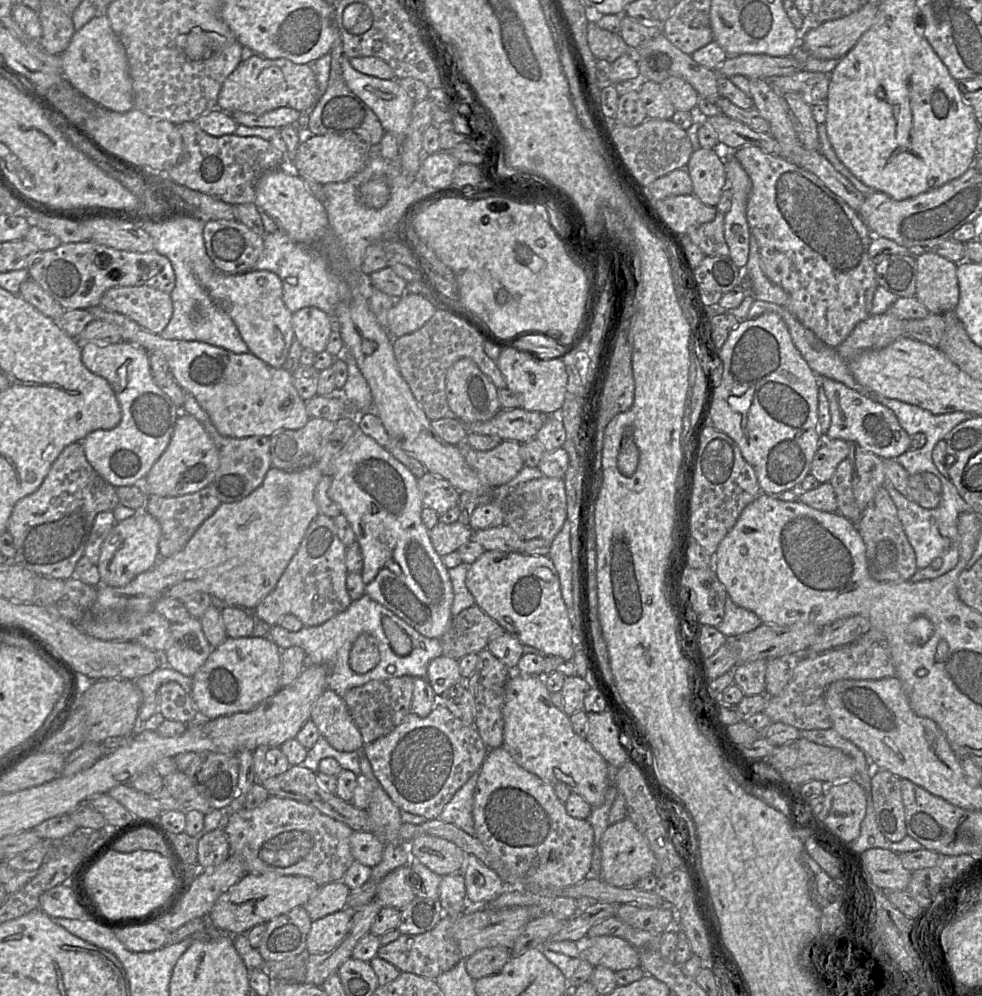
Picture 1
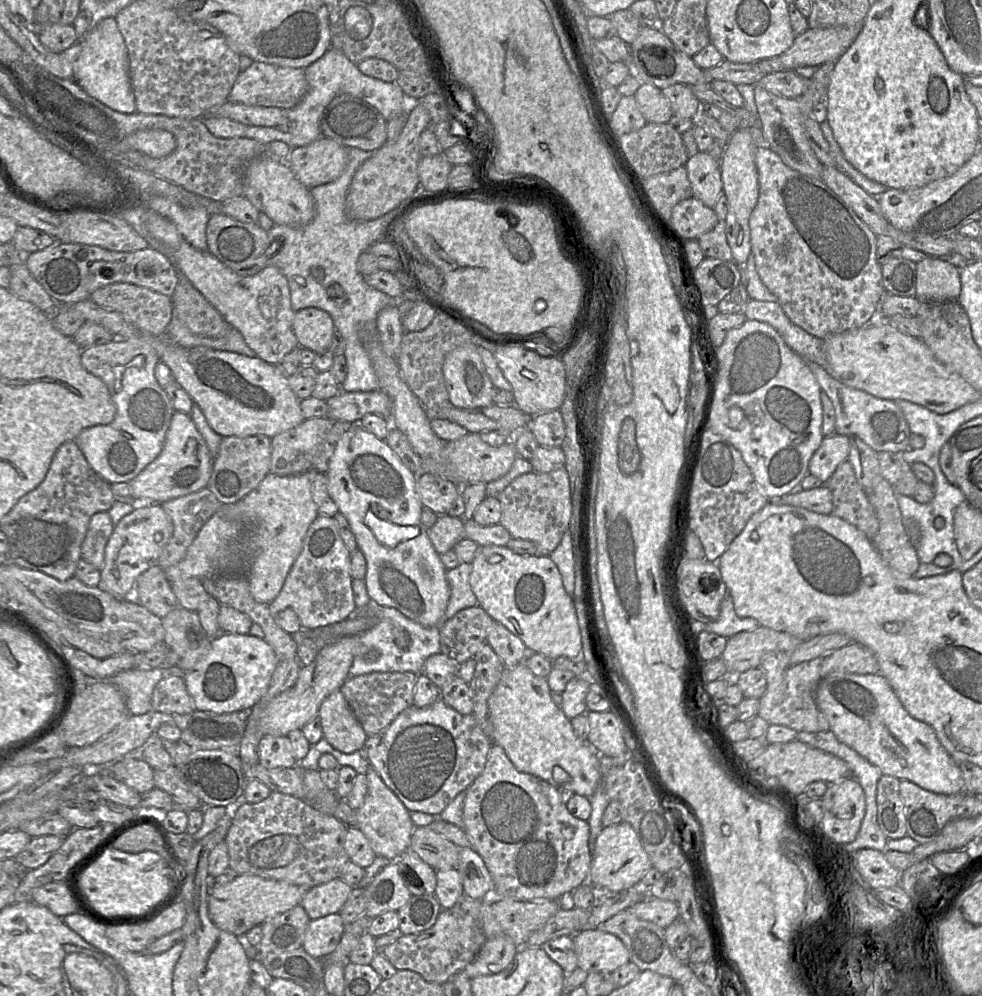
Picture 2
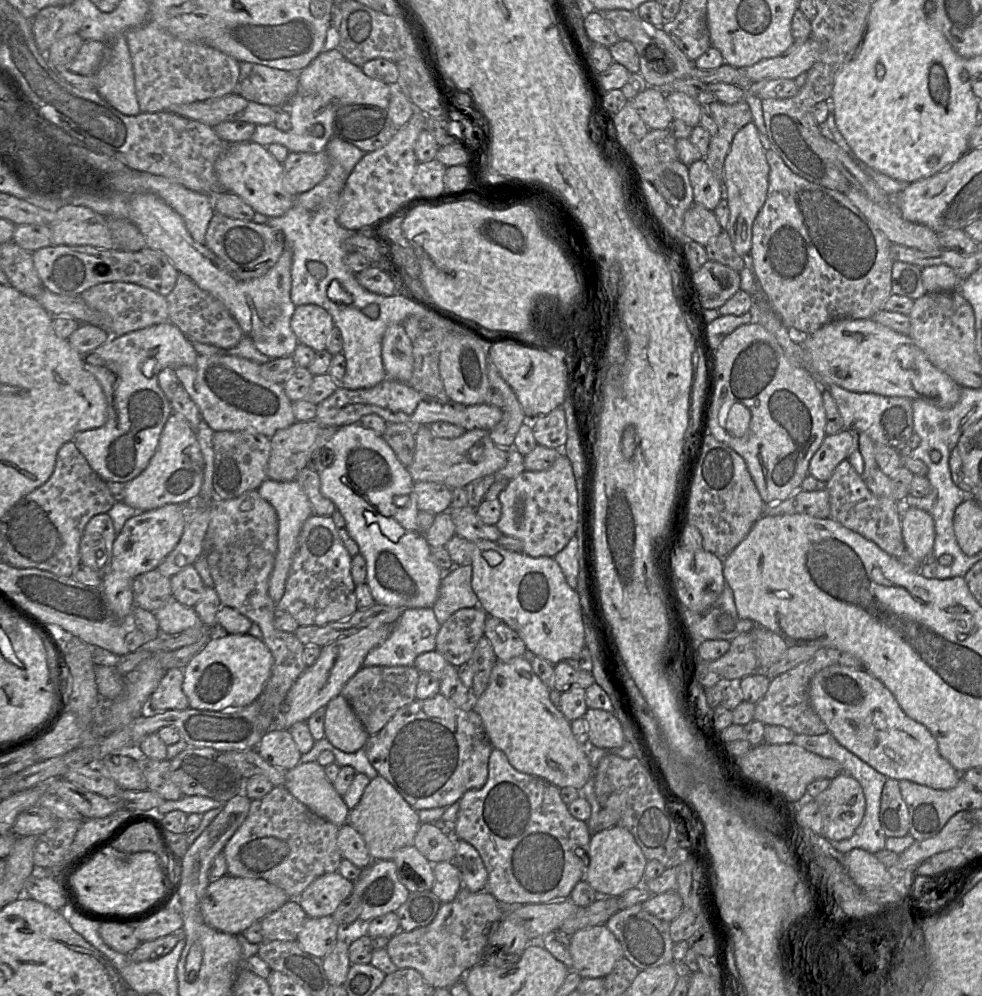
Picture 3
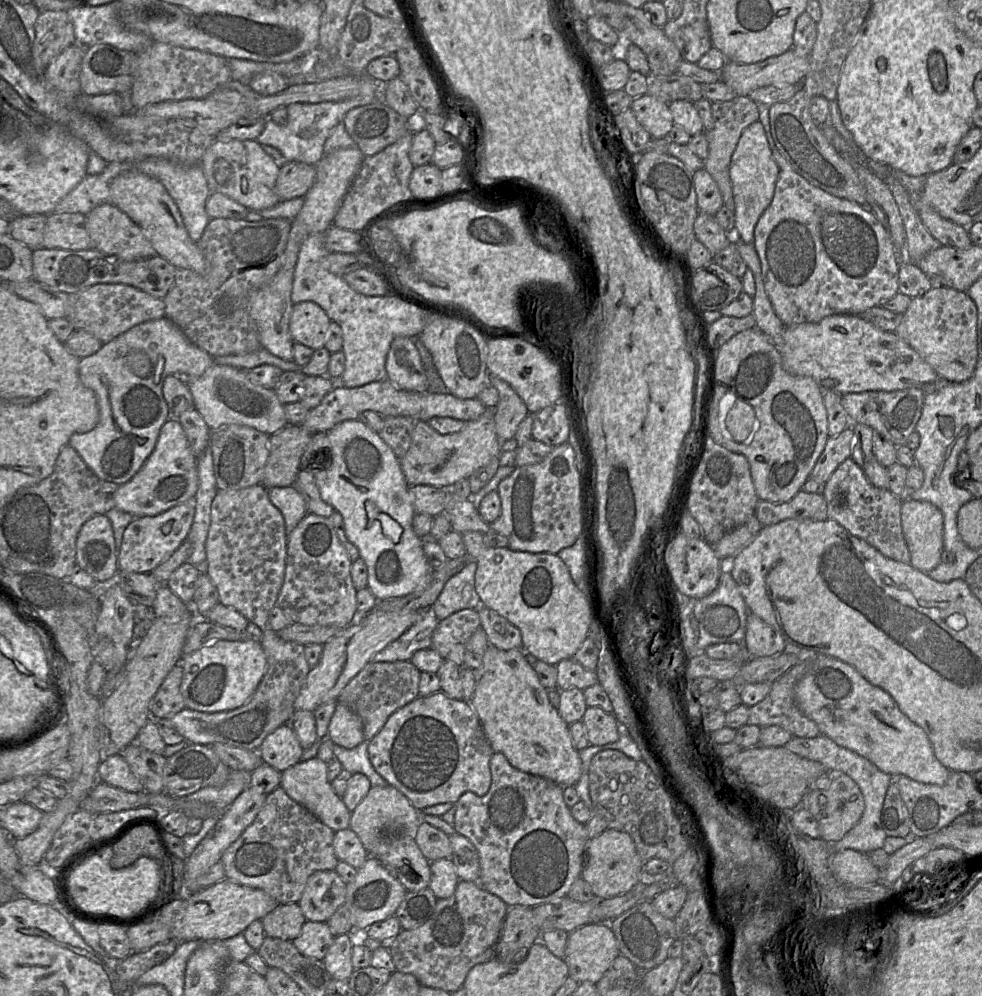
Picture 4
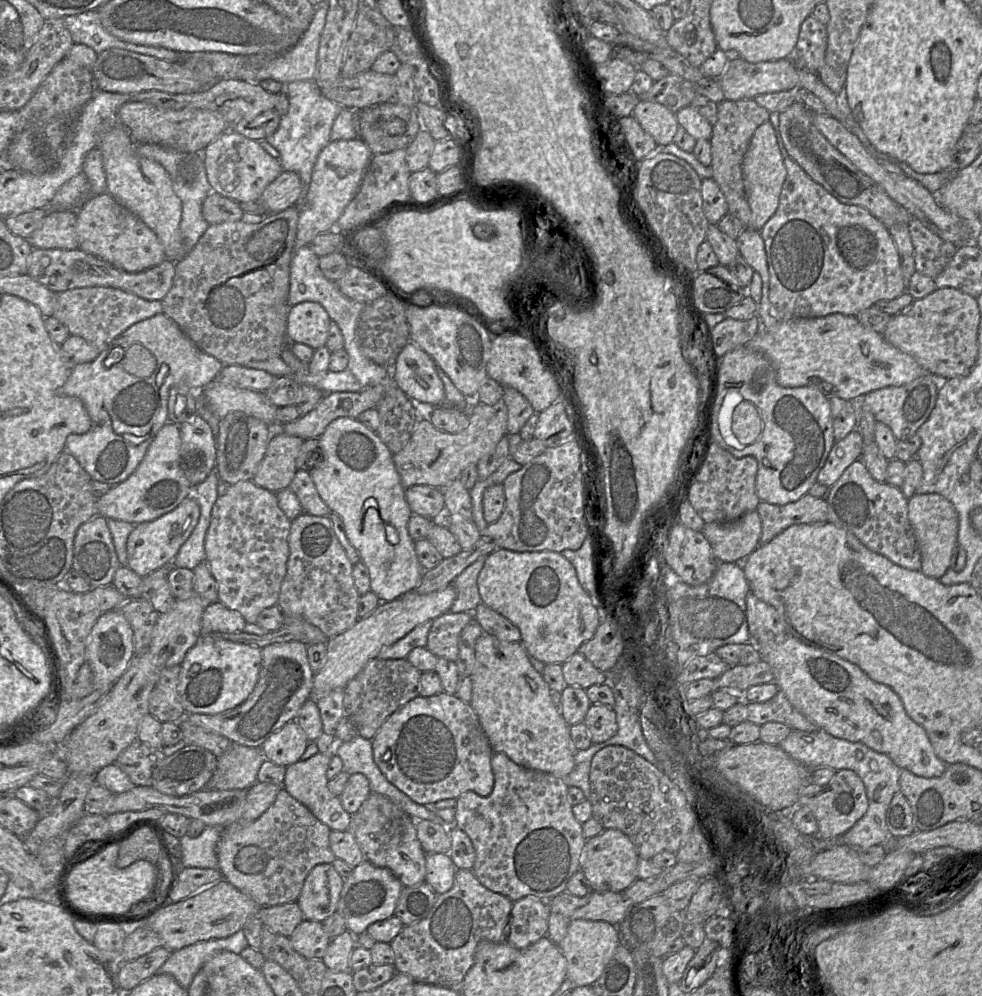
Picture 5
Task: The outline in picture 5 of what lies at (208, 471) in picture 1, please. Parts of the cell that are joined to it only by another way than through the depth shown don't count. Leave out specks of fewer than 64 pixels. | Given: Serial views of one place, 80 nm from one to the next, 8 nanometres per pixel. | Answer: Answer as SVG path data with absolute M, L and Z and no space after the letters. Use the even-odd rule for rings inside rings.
M168 421L155 435L146 454L136 470L123 482L114 485L104 495L97 499L98 515L139 524L152 521L163 514L172 511L184 499L192 494L193 487L186 478L180 465L181 432L177 424Z

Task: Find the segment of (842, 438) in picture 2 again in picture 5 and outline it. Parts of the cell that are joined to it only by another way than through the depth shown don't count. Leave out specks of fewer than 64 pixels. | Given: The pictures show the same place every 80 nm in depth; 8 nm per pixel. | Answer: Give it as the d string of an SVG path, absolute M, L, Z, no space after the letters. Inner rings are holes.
M857 431L836 441L817 476L817 483L831 487L848 466L861 458L862 450L863 440Z

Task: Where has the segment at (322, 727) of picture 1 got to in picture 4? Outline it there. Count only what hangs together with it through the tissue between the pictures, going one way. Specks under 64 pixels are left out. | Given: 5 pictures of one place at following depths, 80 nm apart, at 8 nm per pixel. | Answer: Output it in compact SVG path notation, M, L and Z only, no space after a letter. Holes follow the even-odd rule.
M337 702L329 722L328 737L332 743L346 749L353 749L365 741L360 717L349 707Z

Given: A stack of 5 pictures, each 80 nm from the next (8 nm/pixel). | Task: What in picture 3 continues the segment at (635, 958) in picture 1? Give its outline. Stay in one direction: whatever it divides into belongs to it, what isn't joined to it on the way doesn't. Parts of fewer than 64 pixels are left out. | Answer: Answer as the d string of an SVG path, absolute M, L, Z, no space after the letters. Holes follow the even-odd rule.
M606 924L581 929L570 937L570 954L572 957L572 968L582 979L605 978L614 968L618 960L624 957L623 949L607 928Z

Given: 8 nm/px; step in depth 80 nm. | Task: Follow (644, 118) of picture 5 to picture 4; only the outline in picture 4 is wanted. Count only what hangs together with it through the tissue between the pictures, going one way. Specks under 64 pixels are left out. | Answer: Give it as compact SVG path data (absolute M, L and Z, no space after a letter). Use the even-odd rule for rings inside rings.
M648 93L633 98L630 108L653 139L667 136L674 125L669 104Z

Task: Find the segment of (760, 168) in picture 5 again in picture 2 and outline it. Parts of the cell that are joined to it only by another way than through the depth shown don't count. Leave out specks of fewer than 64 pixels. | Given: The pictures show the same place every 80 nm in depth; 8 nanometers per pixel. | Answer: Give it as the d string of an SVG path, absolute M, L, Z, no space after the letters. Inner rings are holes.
M742 127L731 135L720 160L723 193L729 203L725 219L725 233L736 264L745 264L751 253L749 218L759 196L758 172L755 164L756 148L749 128Z

